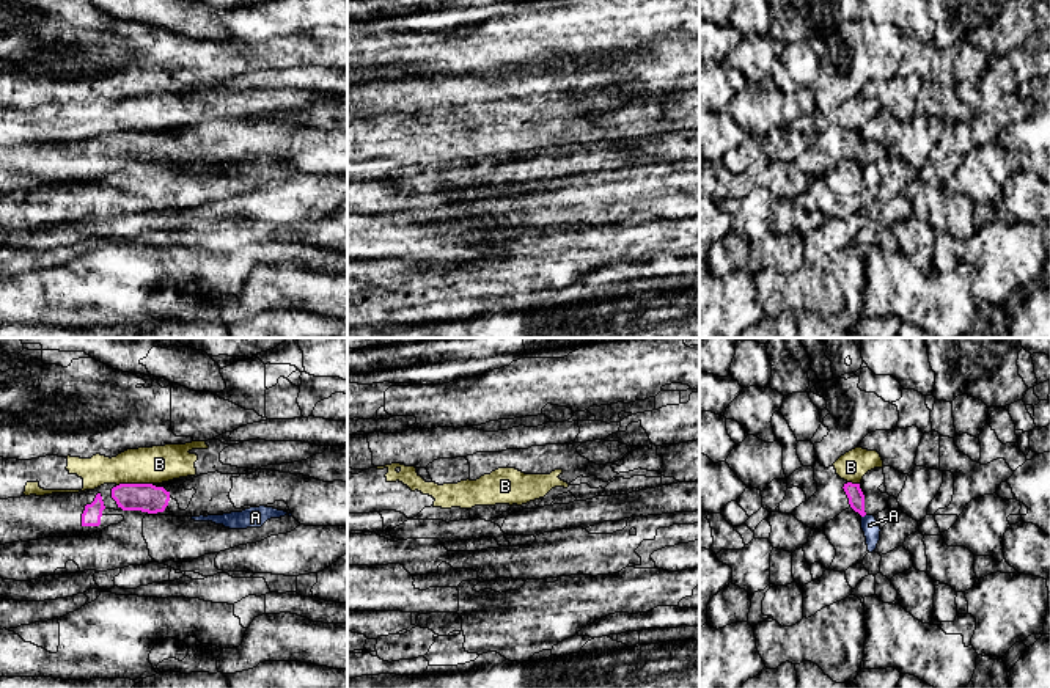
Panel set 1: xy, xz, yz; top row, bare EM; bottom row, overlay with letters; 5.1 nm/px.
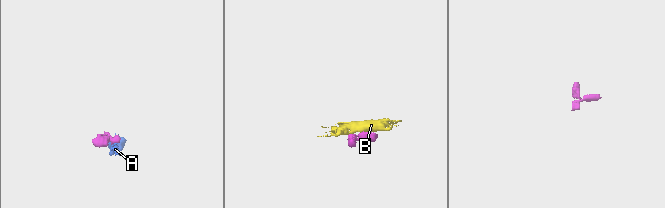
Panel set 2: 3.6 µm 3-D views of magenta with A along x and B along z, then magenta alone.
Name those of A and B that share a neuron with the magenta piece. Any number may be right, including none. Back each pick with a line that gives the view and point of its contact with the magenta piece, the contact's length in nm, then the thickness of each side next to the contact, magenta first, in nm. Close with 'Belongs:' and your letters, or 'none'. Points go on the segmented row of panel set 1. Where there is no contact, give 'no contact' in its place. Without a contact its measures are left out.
Belongs: none

